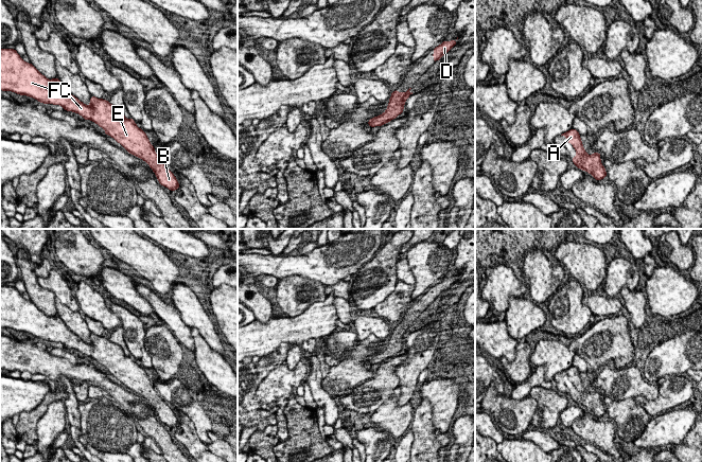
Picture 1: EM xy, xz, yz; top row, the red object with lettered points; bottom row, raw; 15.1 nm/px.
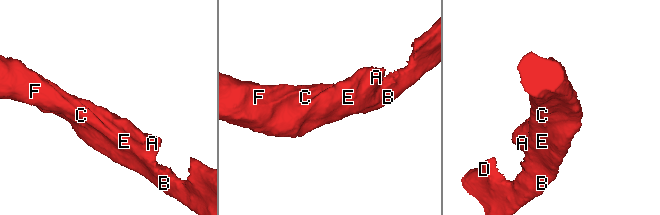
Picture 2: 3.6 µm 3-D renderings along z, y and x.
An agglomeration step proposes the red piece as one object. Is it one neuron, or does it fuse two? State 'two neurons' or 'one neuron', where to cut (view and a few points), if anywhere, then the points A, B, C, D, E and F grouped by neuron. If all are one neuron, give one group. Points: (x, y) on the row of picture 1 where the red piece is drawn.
one neuron; no cut; A B C D E F

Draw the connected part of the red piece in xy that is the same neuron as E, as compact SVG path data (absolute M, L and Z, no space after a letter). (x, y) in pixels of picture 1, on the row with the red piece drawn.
M0 49L0 90L13 91L21 95L31 96L43 104L60 105L67 111L81 114L85 120L91 120L105 129L105 134L112 137L129 154L144 160L154 171L159 183L172 192L179 188L174 174L165 166L155 153L144 130L140 129L133 119L126 119L119 107L103 99L90 97L90 105L85 105L73 96L58 78L48 79L32 64L25 63L15 49Z

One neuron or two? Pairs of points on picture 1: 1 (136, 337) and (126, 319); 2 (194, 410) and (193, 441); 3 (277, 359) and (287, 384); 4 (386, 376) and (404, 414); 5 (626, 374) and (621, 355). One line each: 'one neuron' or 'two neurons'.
1: one neuron
2: two neurons
3: two neurons
4: two neurons
5: two neurons

